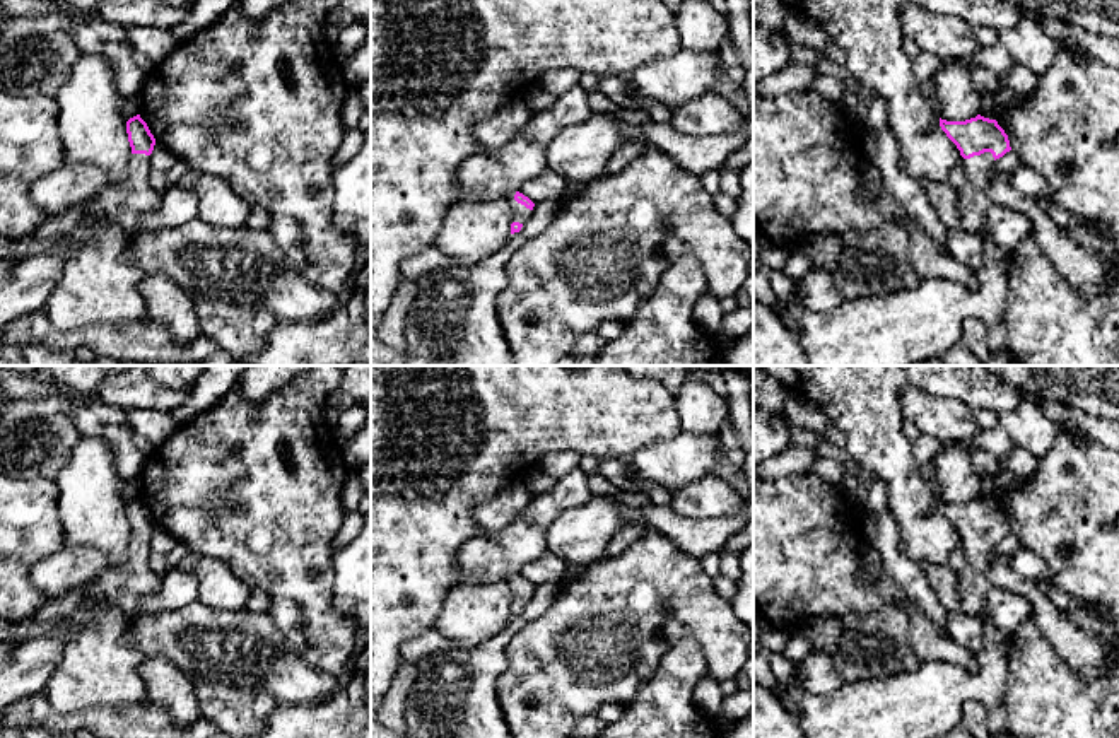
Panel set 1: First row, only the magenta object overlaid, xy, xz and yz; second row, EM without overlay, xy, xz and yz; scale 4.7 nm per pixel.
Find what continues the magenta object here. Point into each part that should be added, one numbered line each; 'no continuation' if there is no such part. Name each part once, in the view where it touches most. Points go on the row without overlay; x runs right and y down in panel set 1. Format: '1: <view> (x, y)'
1: yz (974, 586)

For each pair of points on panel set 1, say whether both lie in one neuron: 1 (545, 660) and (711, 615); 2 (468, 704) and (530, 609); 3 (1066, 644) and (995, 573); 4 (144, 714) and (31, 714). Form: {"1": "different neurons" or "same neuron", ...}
{"1": "same neuron", "2": "same neuron", "3": "same neuron", "4": "same neuron"}

